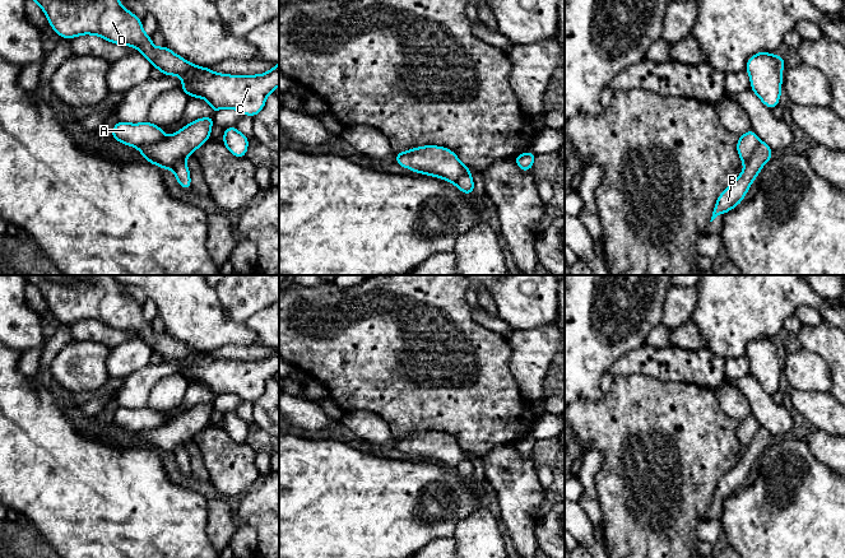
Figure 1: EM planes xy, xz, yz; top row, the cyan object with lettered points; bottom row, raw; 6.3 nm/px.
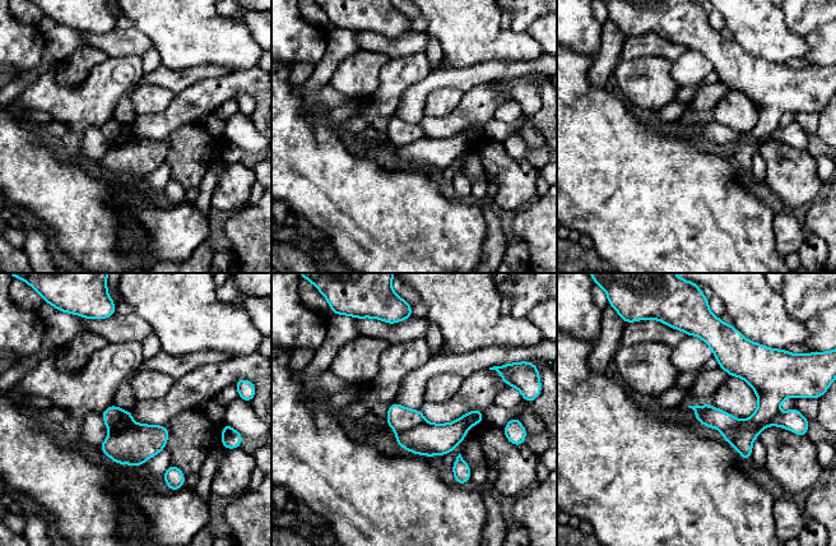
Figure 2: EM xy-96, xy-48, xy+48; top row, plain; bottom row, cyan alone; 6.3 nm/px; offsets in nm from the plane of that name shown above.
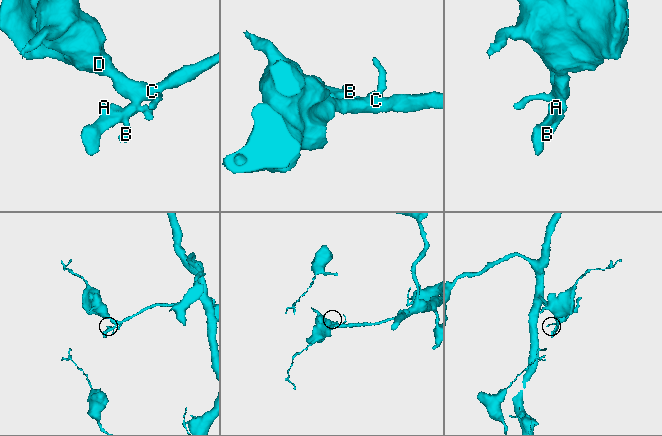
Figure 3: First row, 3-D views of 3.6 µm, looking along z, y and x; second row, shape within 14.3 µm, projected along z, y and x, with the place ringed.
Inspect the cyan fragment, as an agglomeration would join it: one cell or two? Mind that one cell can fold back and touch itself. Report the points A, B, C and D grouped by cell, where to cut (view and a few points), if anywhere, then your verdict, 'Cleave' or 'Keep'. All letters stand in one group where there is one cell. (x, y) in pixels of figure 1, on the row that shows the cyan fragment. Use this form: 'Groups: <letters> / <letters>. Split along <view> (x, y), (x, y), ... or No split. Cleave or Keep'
Groups: A B C D. No split. Keep

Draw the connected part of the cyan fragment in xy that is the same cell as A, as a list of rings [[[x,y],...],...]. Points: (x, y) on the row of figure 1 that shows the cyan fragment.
[[[214,116],[198,118],[168,138],[162,127],[148,121],[143,124],[117,121],[110,134],[125,145],[136,147],[145,157],[145,162],[154,163],[163,169],[173,169],[178,185],[190,190],[190,171],[185,158],[210,139],[213,118]]]

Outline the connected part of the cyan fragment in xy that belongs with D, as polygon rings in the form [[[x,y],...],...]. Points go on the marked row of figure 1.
[[[34,0],[45,11],[50,27],[64,38],[71,39],[80,34],[101,36],[108,42],[122,46],[134,46],[152,64],[162,71],[162,75],[176,75],[184,79],[182,89],[189,97],[205,98],[213,108],[213,113],[222,108],[235,108],[241,115],[256,116],[265,106],[266,97],[279,85],[279,62],[259,75],[227,75],[212,71],[187,62],[172,52],[164,45],[155,48],[150,36],[145,34],[141,19],[120,5],[120,0]]]

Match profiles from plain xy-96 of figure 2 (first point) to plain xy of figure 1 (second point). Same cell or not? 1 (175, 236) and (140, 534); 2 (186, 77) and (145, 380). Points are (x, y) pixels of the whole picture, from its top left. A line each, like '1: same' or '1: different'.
1: same
2: same

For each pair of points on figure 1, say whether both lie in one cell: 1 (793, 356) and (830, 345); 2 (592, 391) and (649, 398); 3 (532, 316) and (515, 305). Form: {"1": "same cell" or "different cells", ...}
{"1": "different cells", "2": "different cells", "3": "same cell"}

